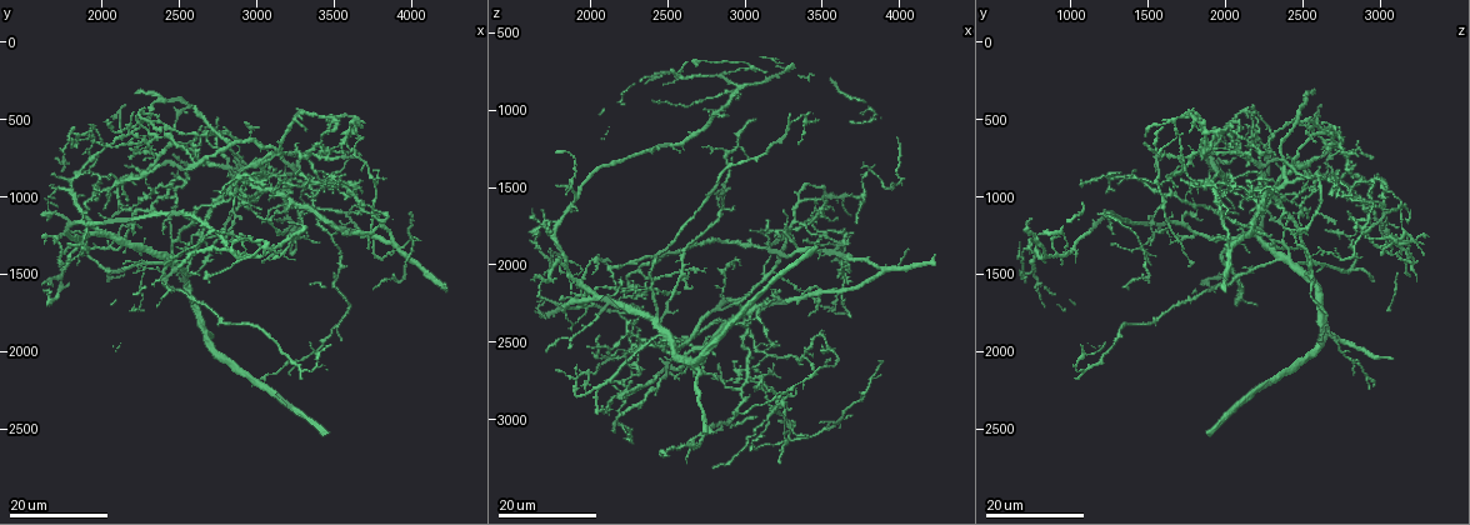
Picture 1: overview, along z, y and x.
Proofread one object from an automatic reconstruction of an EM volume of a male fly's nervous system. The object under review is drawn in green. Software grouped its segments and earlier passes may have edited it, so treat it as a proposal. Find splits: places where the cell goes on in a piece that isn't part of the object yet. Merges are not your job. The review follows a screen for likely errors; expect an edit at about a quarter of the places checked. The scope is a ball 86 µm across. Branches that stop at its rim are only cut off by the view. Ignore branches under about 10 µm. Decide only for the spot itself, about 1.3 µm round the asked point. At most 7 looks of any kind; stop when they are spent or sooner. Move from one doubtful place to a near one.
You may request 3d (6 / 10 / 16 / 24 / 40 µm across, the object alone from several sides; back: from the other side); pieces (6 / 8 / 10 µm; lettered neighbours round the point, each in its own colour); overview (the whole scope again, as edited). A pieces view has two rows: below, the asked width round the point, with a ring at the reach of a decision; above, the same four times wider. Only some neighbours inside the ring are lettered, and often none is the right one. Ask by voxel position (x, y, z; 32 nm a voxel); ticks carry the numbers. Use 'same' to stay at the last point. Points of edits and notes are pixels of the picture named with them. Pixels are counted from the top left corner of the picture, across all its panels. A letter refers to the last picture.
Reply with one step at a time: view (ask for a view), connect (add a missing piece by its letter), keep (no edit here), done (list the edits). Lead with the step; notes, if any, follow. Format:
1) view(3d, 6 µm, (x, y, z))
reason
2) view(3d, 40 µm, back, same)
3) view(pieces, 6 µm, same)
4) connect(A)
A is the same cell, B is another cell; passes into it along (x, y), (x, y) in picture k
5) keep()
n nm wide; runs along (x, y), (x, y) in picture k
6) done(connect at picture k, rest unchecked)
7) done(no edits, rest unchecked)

view(3d, 16 µm, (3700, 980, 2320))
free end

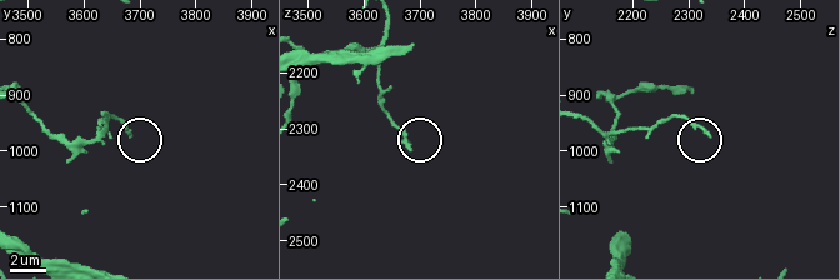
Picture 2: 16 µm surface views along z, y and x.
view(3d, 10 µm, (3680, 975, 2335))

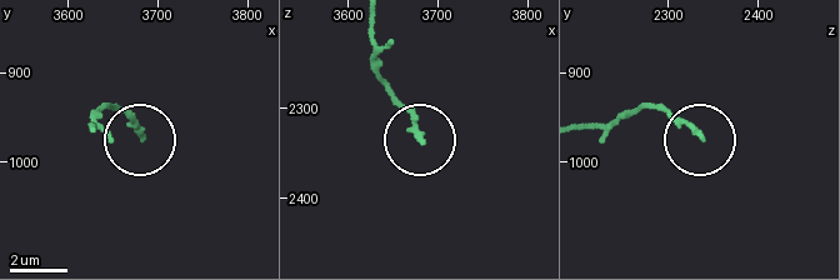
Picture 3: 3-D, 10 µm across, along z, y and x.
view(pieces, 10 µm, (3680, 970, 2335))

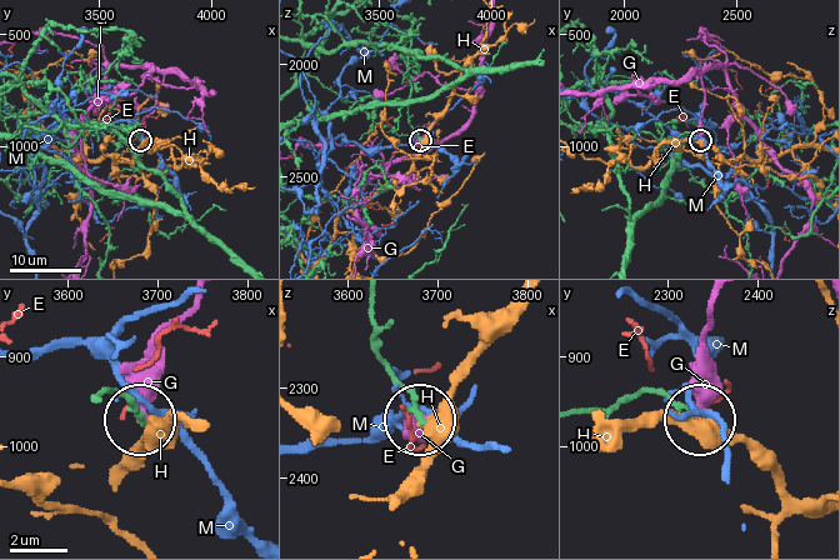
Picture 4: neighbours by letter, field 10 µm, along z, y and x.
keep()
E, G, H and M are other cells; runs along (406, 38), (410, 40), (409, 121), (419, 139) in picture 4; no lettered piece goes on from it

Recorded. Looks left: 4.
view(3d, 16 µm, (3700, 620, 2120))
branch stops here

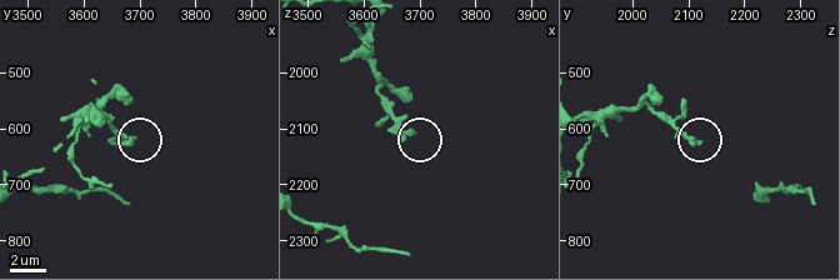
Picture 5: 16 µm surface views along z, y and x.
view(3d, 10 µm, (3685, 620, 2110))
closer look

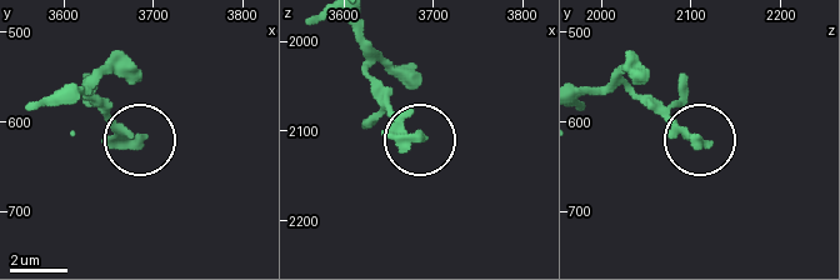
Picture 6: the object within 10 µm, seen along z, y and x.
view(pieces, 10 µm, (3685, 620, 2105))

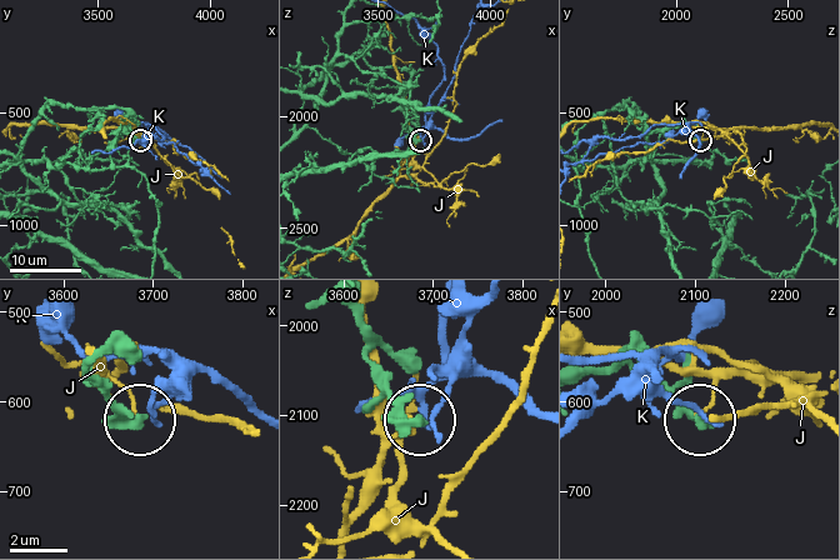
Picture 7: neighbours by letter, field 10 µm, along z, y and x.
keep()
320 nm wide; J and K are other cells; no lettered piece goes on from it

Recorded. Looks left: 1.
done(no edits, rest unchecked)

